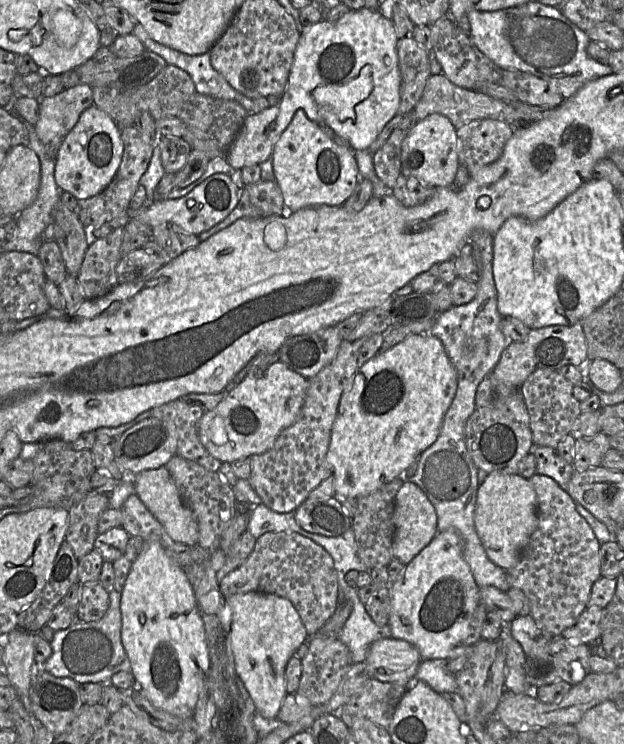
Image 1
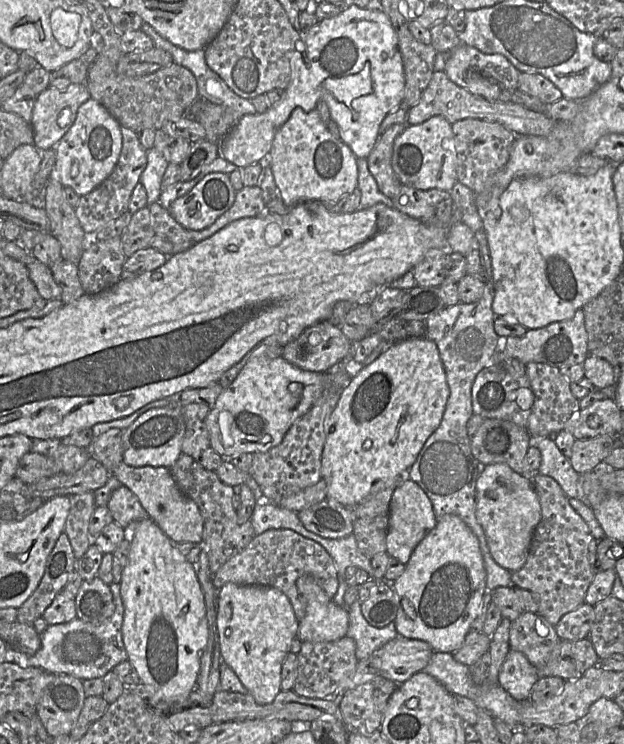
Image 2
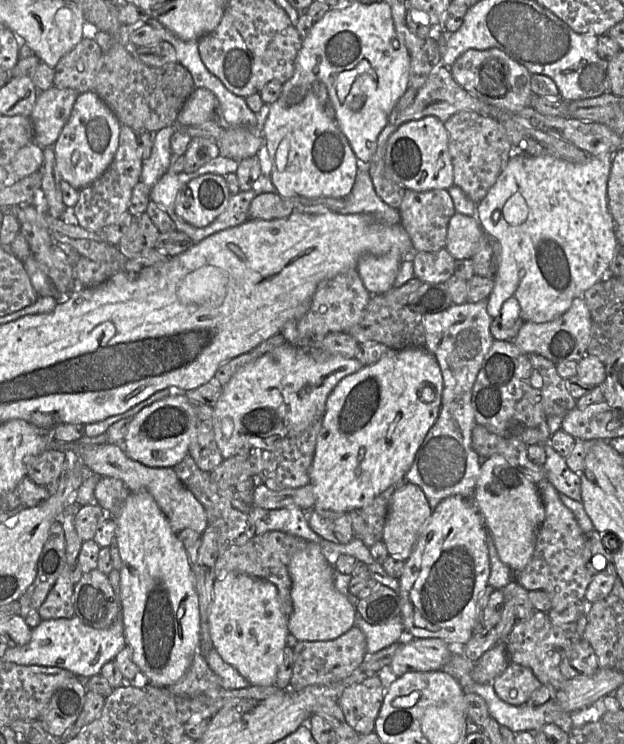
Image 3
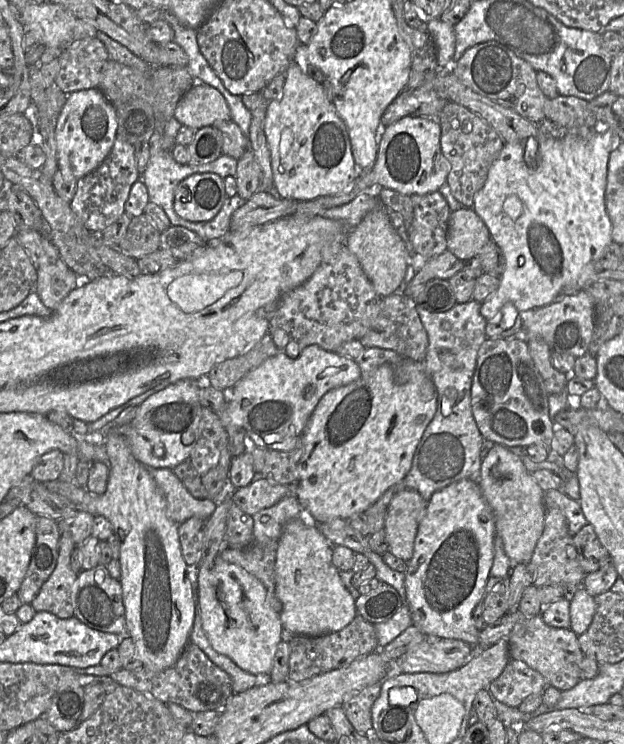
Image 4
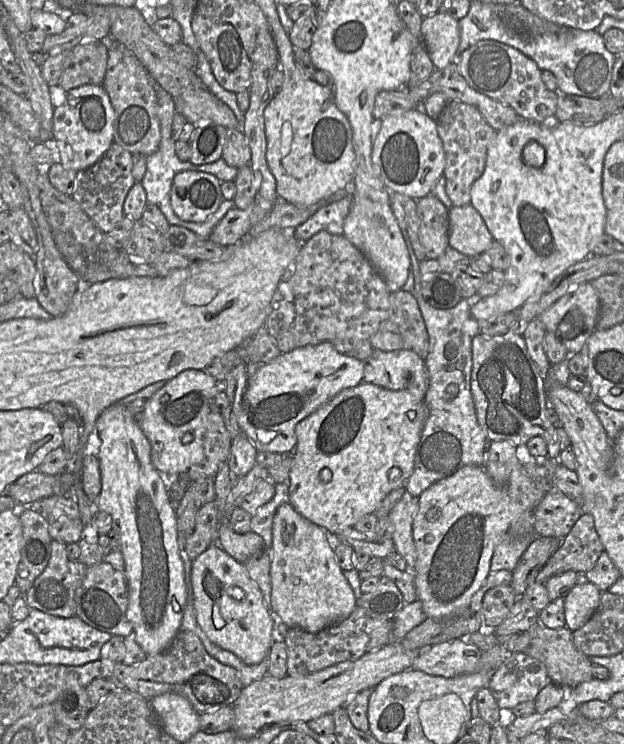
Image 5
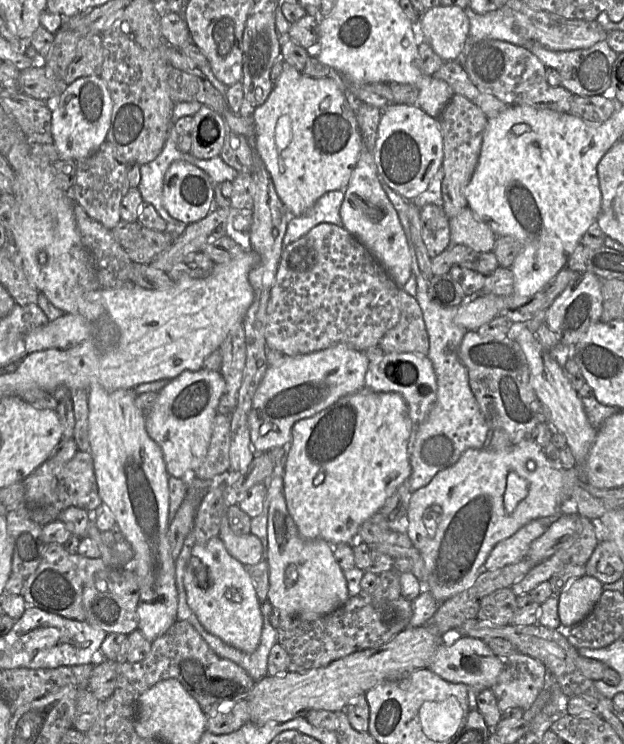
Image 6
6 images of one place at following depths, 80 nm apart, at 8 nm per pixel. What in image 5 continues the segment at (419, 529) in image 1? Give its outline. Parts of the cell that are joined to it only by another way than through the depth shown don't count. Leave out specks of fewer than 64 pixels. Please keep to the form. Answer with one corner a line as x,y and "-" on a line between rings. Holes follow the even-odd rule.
405,495
393,506
389,513
389,519
393,526
392,540
395,551
405,559
409,571
413,570
417,559
412,532
417,509
418,498

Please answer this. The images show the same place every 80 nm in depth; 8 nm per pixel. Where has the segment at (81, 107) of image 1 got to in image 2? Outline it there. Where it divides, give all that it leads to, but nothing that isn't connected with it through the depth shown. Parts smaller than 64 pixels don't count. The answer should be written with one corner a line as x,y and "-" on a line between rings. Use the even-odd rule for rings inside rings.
70,84
66,89
48,87
41,92
31,119
34,146
42,151
55,147
73,125
79,107
90,98
86,84

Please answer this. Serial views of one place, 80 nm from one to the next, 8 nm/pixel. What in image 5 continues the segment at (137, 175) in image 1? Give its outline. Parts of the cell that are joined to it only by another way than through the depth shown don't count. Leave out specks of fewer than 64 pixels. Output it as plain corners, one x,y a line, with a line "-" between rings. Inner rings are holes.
112,143
105,154
92,166
76,172
75,187
71,197
102,232
108,233
123,219
123,205
132,186
136,183
132,175
133,154
117,143

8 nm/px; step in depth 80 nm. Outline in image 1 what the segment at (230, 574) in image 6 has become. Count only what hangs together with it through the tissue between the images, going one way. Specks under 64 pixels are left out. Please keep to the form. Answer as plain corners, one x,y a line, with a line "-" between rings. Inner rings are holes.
248,592
227,597
226,603
231,610
229,640
237,674
250,693
257,712
268,720
274,720
288,694
287,663
308,638
307,630
292,603
283,597

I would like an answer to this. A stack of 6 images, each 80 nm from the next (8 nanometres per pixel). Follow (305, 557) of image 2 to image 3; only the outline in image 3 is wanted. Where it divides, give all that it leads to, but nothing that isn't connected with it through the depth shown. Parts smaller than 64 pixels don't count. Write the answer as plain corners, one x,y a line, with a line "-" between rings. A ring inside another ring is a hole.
268,531
254,536
241,546
233,546
219,554
215,563
215,580
222,580
229,572
241,572
252,577
266,580
276,586
282,612
289,617
293,612
291,599
291,579
288,565
292,556
304,545
307,540
280,531

